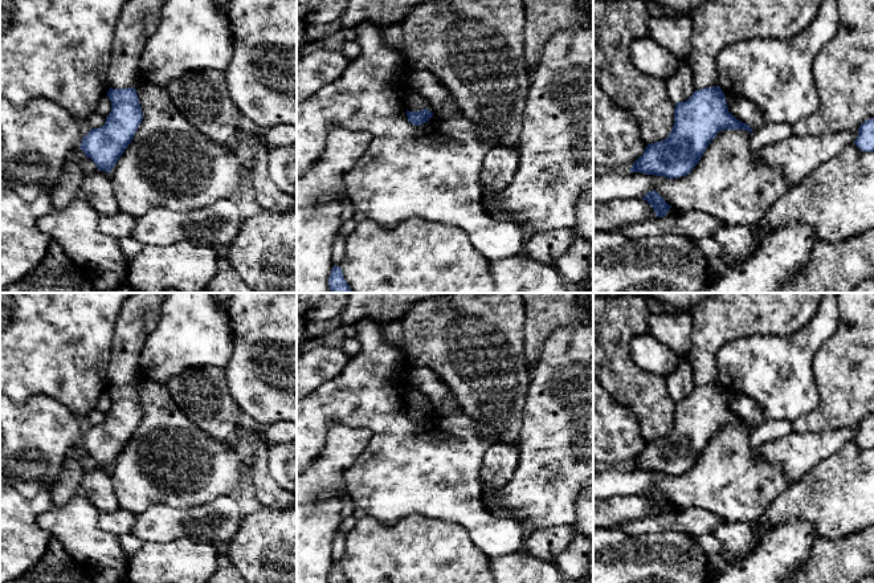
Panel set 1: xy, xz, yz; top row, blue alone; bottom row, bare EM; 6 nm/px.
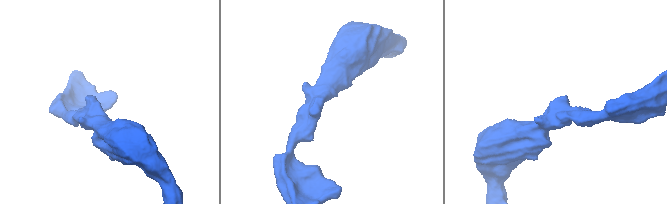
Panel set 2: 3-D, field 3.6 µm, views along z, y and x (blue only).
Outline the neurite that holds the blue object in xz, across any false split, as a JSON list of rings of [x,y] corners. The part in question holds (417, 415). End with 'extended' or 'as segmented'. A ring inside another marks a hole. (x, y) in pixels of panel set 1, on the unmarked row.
[[[424,405],[421,408],[408,408],[407,407],[407,413],[412,421],[420,423],[428,419],[433,413],[433,409],[429,408],[428,405]]] | as segmented

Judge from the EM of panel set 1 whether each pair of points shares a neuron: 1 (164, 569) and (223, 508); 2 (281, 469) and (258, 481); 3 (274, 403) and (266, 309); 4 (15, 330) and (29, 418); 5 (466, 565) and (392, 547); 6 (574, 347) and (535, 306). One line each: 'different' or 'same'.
1: different
2: different
3: same
4: different
5: same
6: different

